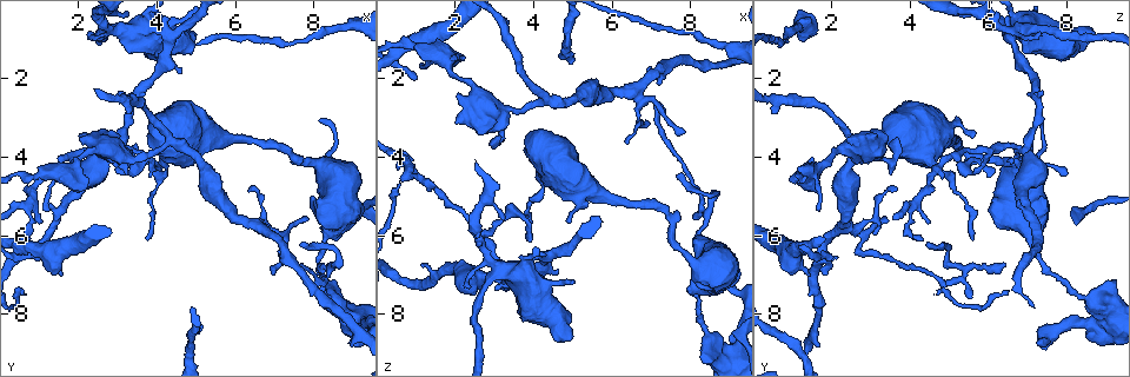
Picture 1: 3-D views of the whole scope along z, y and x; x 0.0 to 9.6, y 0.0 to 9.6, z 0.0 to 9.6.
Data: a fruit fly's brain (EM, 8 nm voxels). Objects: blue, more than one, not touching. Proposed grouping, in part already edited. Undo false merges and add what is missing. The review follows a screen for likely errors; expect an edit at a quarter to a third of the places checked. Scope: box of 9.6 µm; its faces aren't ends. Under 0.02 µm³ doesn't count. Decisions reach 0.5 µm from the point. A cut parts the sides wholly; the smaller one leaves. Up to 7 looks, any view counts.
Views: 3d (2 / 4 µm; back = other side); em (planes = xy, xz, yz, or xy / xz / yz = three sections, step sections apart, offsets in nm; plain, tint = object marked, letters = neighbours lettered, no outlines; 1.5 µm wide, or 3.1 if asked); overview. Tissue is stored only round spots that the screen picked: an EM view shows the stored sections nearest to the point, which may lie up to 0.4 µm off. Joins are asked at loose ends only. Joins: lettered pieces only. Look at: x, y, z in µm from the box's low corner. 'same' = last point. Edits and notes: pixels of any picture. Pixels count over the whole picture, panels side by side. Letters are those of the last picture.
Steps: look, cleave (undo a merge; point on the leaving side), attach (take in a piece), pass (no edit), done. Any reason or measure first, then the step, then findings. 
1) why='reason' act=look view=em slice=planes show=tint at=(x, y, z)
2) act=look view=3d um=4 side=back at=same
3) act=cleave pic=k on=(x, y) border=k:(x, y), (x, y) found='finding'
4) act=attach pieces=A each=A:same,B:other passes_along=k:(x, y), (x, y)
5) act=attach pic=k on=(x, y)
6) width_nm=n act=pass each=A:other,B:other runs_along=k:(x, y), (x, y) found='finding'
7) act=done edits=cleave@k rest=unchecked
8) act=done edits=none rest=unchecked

why='thin neck' act=look view=3d um=2 at=(7.35, 1.10, 0.80)

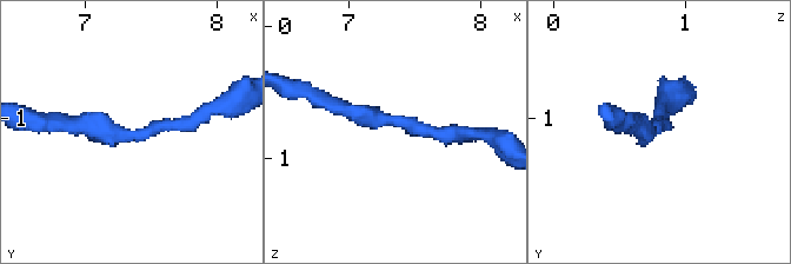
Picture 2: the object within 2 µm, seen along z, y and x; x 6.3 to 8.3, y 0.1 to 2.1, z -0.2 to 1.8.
why='shape alone is not enough' act=look view=em slice=planes show=letters at=(7.38, 1.06, 0.76)

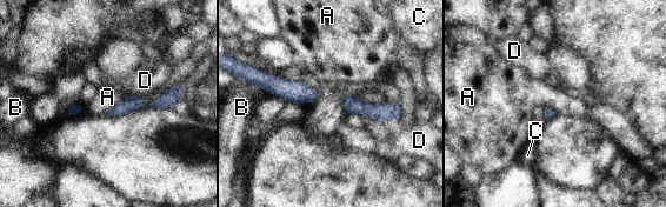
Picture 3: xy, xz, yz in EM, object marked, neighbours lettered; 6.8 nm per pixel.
width_nm=80 act=pass each=A:other,B:other,C:other,D:other runs_along=3:(345, 100), (398, 115) found='continuous, no second neuron'

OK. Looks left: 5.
why='an open end' act=look view=3d um=2 at=(2.35, 0.80, 7.25)

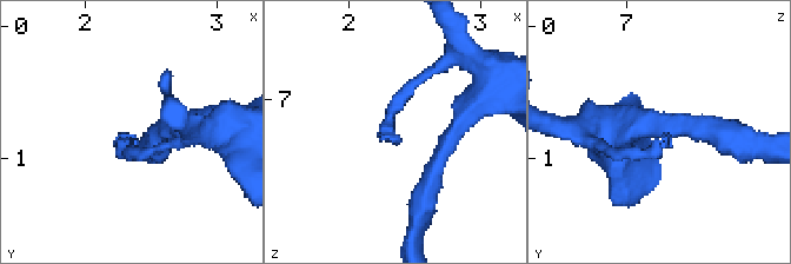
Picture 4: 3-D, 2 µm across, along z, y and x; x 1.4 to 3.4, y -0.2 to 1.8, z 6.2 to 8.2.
act=look view=em slice=xy step=8 show=plain at=(2.38, 0.84, 7.34)

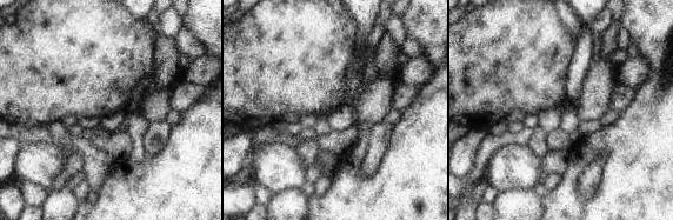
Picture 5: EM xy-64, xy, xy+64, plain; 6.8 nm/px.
act=look view=em slice=xy step=8 show=letters at=same

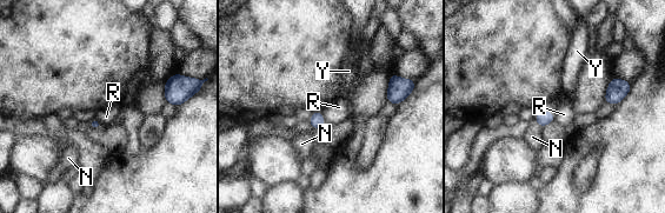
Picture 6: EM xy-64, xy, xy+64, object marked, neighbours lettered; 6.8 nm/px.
width_nm=90 act=pass each=N:other,R:other,Y:other border=6:(533, 119), (540, 128) found='no lettered piece goes on from it'

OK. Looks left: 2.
why='three-way junction' act=look view=em slice=xz step=8 show=letters at=(3.15, 3.70, 6.90)

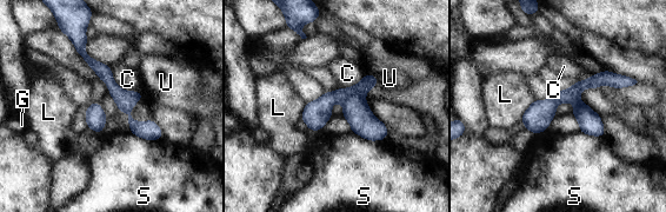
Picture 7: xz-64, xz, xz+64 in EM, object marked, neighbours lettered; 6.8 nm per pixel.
act=cleave pic=7 on=(320, 111) each=C:other,G:other,L:other,S:other,U:other part_leaving=7:(620, 84), (583, 84), (527, 125) found='a second neuron is stuck on'

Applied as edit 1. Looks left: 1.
act=done edits=cleave@7 rest=unchecked

